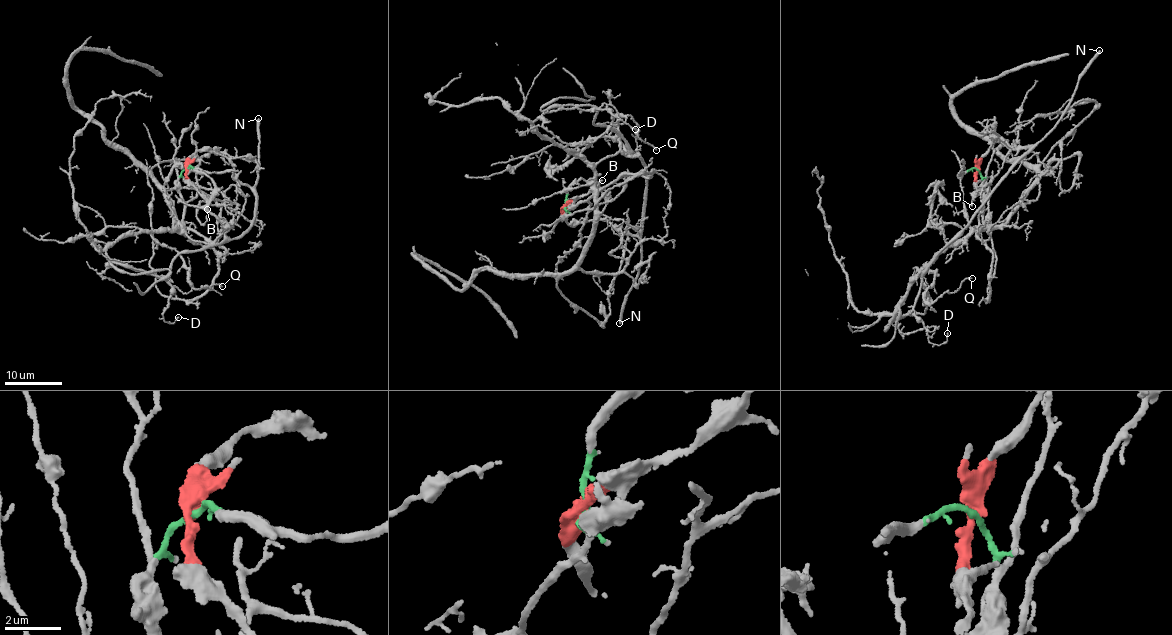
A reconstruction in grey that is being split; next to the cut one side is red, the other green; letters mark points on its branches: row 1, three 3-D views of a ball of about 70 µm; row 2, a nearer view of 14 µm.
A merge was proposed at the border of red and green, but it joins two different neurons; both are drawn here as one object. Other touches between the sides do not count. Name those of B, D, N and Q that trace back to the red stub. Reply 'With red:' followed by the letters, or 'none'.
With red: B, N

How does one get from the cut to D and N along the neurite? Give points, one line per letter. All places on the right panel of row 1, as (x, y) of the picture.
D: (977, 169), (984, 223), (922, 268), (892, 319), (911, 311), (935, 344), (947, 341), (947, 332)
N: (977, 169), (977, 163), (1000, 136), (1024, 148), (1035, 144), (1057, 124), (1080, 72), (1099, 50)

